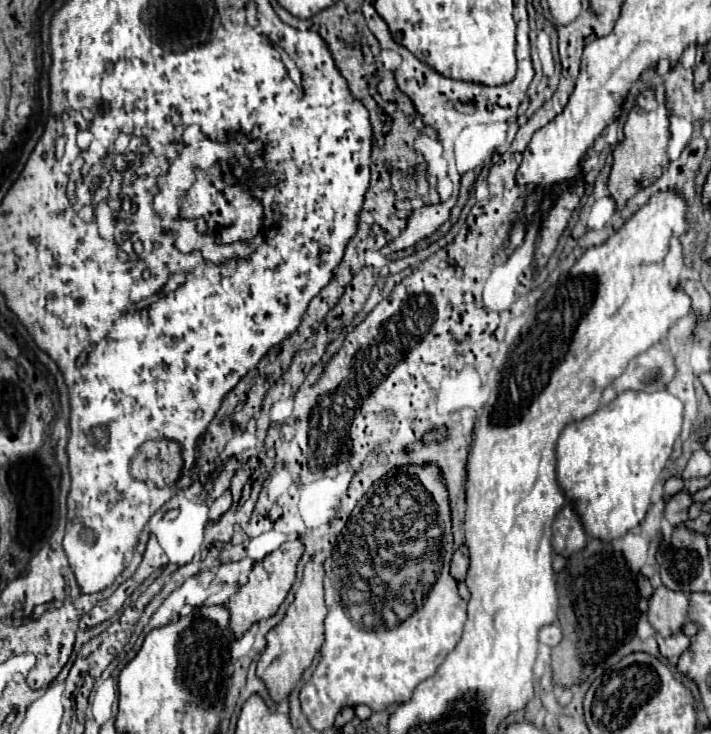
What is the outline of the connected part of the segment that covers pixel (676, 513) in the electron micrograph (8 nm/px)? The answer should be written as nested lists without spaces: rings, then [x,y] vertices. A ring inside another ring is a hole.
[[[681,491],[671,501],[667,501],[667,505],[665,505],[665,517],[671,523],[671,527],[683,525],[689,519],[687,511],[689,511],[691,503],[693,503],[693,499],[691,499],[691,495],[687,491]]]

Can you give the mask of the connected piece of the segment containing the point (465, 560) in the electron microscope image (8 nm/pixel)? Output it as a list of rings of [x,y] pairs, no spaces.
[[[461,545],[455,555],[453,555],[453,561],[451,561],[451,575],[455,581],[465,581],[467,577],[467,569],[469,569],[469,553],[467,553],[467,547]]]

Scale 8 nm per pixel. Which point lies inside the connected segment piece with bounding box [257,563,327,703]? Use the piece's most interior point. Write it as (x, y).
(291, 646)

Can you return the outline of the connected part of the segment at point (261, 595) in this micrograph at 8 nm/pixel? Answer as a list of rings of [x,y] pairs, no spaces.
[[[285,541],[279,549],[275,549],[273,553],[269,553],[263,561],[255,563],[251,573],[249,573],[249,581],[239,589],[237,595],[233,595],[231,603],[229,603],[229,613],[231,613],[231,631],[235,637],[241,637],[253,623],[273,617],[279,609],[279,605],[285,601],[287,593],[291,591],[293,583],[295,583],[295,569],[297,563],[303,555],[303,543],[297,541]]]

